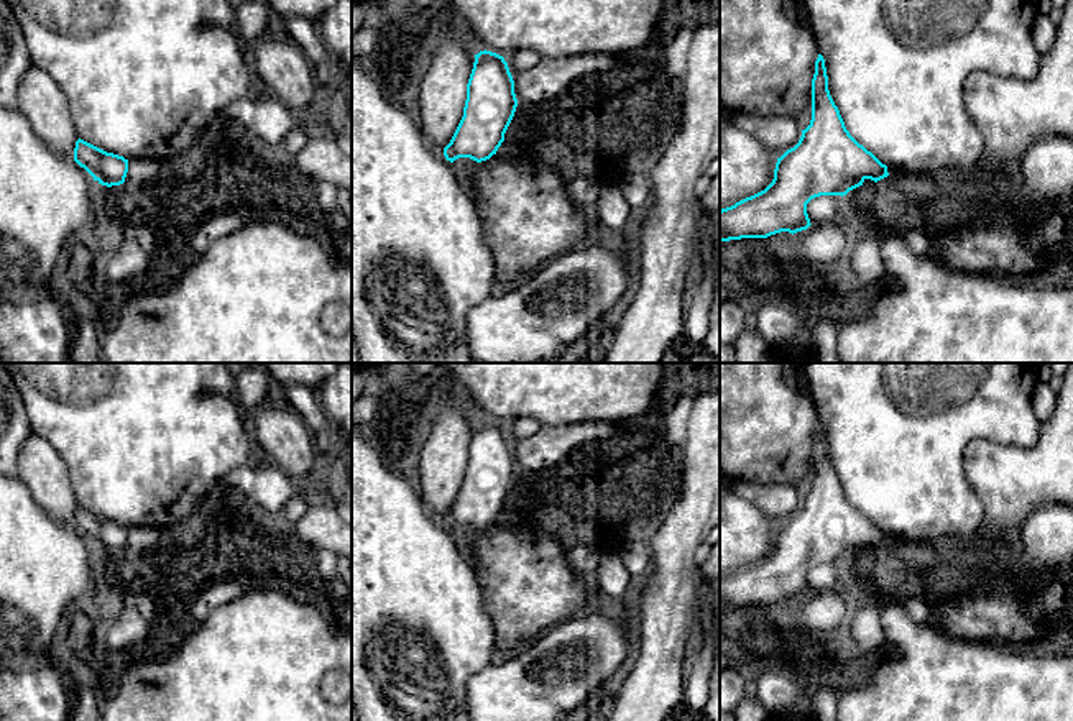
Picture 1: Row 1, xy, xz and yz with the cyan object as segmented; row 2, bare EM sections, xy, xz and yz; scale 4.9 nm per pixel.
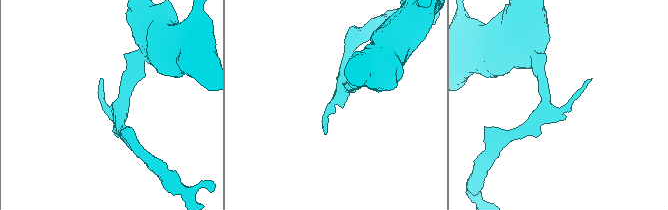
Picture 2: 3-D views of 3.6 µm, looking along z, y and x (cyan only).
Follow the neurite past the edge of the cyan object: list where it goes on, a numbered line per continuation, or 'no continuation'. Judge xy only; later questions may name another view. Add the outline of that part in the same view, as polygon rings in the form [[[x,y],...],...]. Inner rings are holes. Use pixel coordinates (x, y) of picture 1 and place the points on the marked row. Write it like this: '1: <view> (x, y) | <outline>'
no continuation

